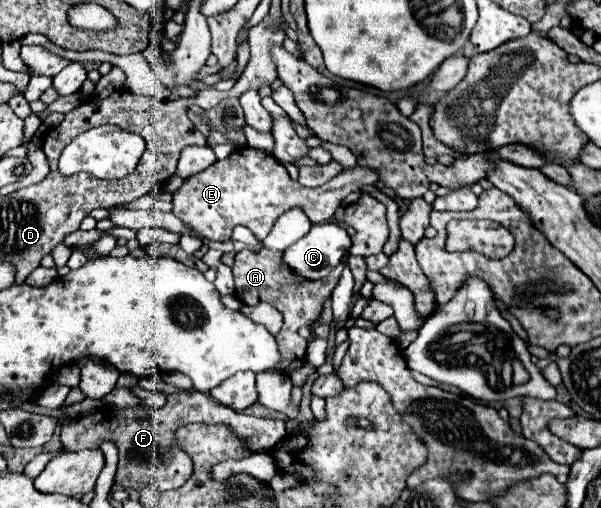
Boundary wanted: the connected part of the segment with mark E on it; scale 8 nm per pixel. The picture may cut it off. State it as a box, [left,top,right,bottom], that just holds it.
[173,146,379,240]

